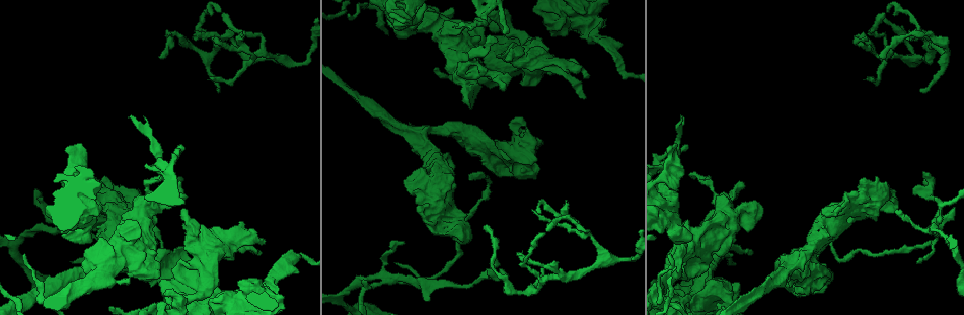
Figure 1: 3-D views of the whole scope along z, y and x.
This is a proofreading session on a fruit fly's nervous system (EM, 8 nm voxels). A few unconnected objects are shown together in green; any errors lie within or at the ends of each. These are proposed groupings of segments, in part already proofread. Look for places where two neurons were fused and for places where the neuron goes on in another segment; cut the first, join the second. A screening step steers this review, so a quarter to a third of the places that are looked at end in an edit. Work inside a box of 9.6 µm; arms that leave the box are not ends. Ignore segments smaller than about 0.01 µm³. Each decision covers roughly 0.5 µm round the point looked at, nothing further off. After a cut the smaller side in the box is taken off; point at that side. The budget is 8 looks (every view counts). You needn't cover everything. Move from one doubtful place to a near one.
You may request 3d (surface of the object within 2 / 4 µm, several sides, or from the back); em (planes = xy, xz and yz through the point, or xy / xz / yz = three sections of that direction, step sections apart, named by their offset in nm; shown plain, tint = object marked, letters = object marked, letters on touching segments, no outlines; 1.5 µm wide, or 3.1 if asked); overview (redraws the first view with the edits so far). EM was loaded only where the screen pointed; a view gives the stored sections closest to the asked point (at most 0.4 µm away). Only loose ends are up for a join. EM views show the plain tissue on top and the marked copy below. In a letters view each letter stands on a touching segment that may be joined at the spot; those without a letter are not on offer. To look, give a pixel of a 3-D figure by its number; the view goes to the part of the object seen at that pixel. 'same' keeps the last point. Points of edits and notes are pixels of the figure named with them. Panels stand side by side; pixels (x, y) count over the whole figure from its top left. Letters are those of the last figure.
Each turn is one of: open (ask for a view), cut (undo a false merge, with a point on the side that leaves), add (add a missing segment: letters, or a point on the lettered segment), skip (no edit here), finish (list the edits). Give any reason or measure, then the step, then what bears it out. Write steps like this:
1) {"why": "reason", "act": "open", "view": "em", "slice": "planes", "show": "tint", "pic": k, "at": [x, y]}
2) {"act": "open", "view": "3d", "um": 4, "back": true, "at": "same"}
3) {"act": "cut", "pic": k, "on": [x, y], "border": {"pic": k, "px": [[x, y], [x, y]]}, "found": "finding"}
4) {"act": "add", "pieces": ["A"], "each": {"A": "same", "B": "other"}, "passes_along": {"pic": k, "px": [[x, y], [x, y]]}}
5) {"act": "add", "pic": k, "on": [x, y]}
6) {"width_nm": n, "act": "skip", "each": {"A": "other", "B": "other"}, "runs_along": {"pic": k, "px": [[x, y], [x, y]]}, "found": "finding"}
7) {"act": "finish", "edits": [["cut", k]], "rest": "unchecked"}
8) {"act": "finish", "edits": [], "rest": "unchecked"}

{"why": "branch stops here", "act": "open", "view": "3d", "um": 4, "back": true, "pic": 1, "at": [260, 241]}

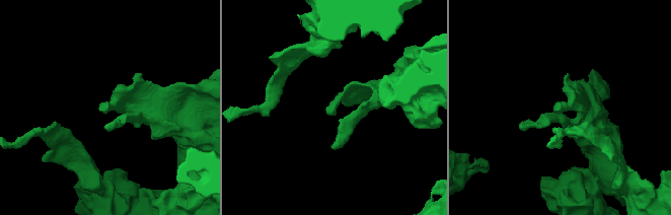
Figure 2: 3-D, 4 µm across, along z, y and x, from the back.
{"why": "need the tissue", "act": "open", "view": "em", "slice": "planes", "show": "letters", "pic": 2, "at": [105, 110]}

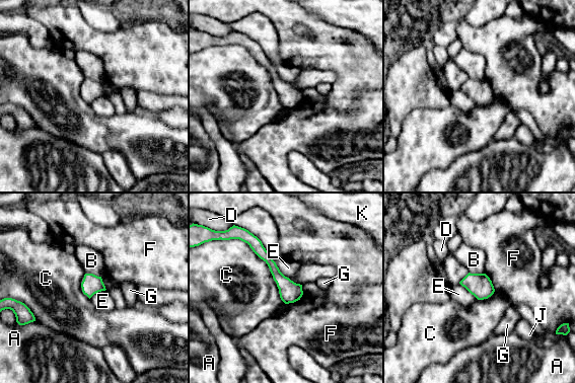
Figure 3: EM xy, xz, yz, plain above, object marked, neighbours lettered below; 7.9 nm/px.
{"longest_contact_nm": ["C", 650], "act": "skip", "each": {"A": "other", "B": "other", "C": "other", "D": "other", "E": "other", "F": "other", "G": "other", "J": "other", "K": "other"}, "border": {"pic": 3, "px": [[238, 238], [267, 264], [285, 303]]}, "found": "none of them fits"}

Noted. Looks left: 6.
{"why": "abrupt turn", "act": "open", "view": "3d", "um": 4, "back": true, "pic": 1, "at": [58, 232]}

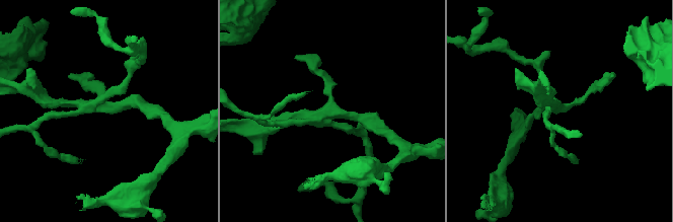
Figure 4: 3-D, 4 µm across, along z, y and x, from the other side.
{"arms": 4, "why": "shape alone is not enough", "act": "open", "view": "em", "slice": "planes", "show": "letters", "pic": 4, "at": [104, 108]}

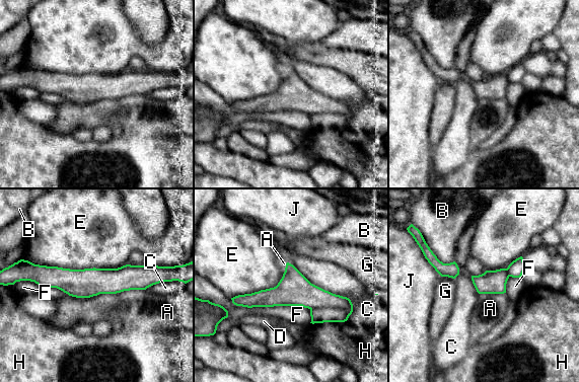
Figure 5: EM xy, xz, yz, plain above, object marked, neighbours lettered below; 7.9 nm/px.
{"act": "cut", "pic": 5, "on": [318, 315], "each": {"A": "other", "B": "other", "C": "other", "D": "other", "E": "other", "F": "other", "G": "other", "H": "other", "J": "other"}, "border": {"pic": 5, "px": [[310, 308], [341, 307], [352, 311]]}, "found": "two neurons meet here"}

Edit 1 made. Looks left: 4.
{"why": "redraw", "act": "open", "view": "overview"}

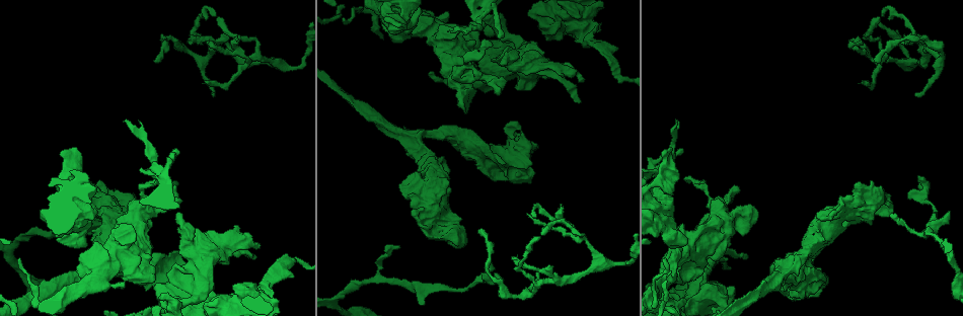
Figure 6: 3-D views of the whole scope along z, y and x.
{"why": "thick turns thin", "act": "open", "view": "em", "um": 3.1, "slice": "xz", "step": 8, "show": "tint", "pic": 6, "at": [451, 135]}

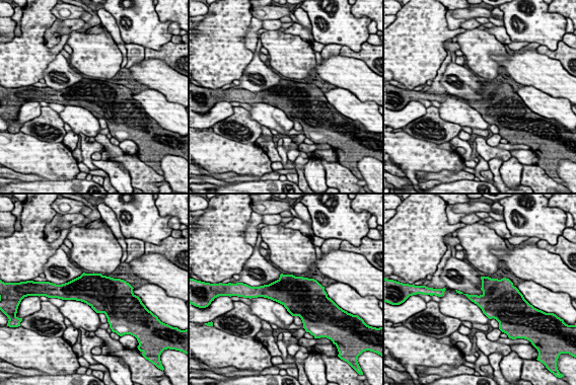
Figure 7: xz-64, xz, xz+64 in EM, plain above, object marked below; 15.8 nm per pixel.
{"why": "cut it another way", "act": "open", "view": "em", "um": 3.1, "slice": "yz", "step": 16, "show": "tint", "at": "same"}

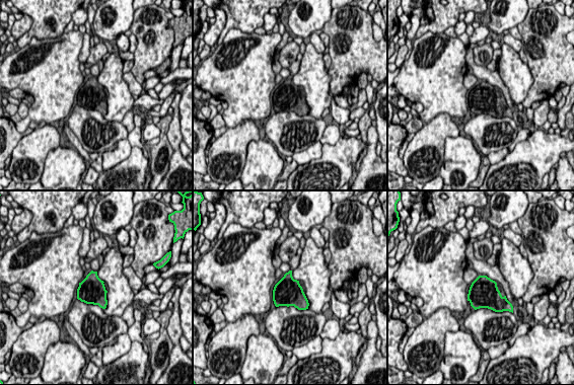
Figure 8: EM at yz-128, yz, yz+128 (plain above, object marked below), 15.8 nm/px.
{"act": "open", "view": "em", "um": 3.1, "slice": "yz", "step": 16, "show": "letters", "at": "same"}

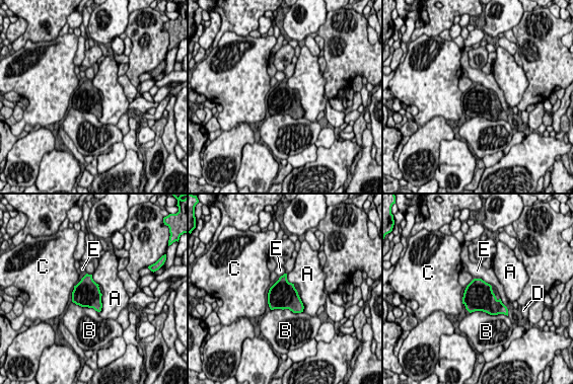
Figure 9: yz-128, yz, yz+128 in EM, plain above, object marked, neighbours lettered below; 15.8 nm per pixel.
{"longest_contact_nm": ["B", 550], "act": "skip", "each": {"A": "other", "B": "other", "C": "other", "D": "other", "E": "other"}, "border": {"pic": 9, "px": [[297, 292], [303, 306], [303, 311]]}, "found": "all the same neuron"}

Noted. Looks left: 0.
{"act": "finish", "edits": [["cut", 5]], "rest": "unchecked"}

